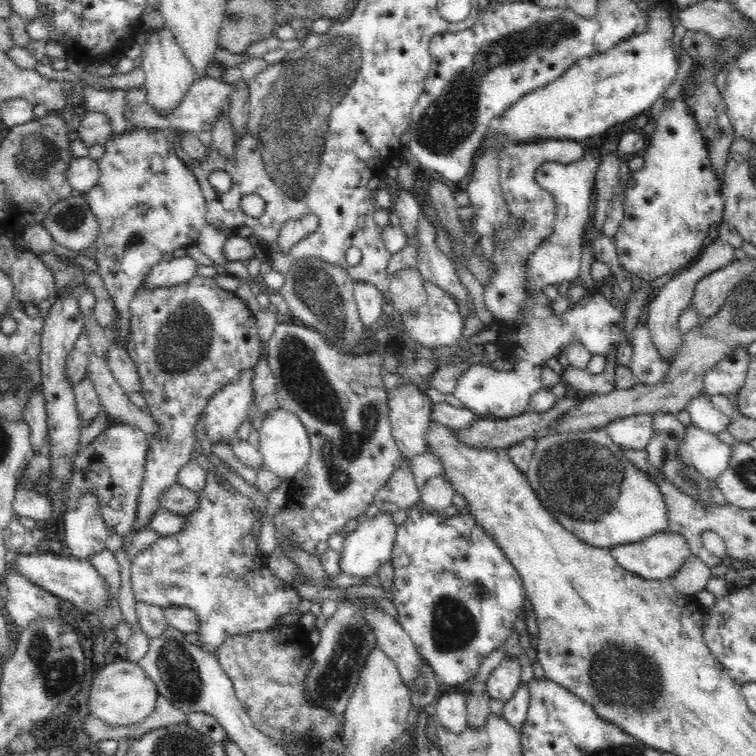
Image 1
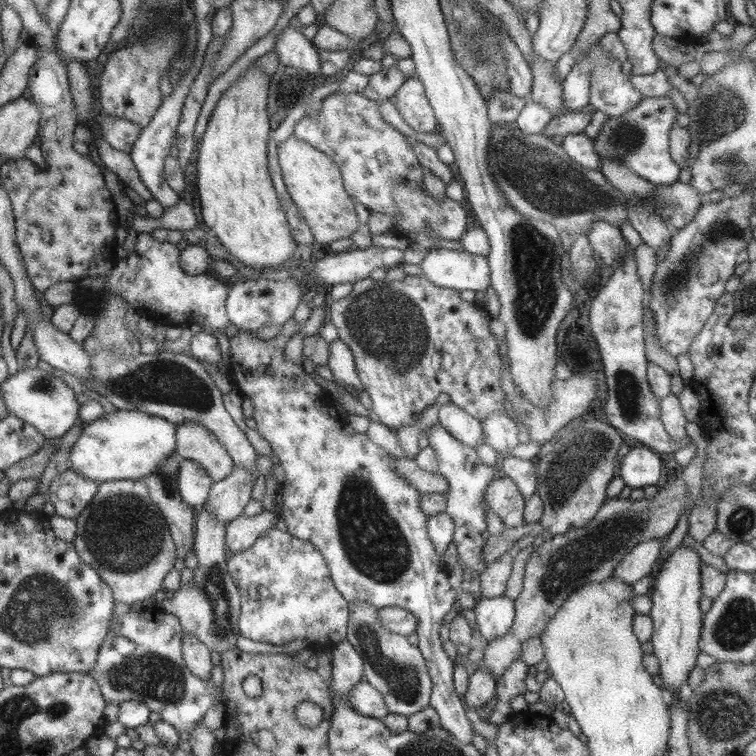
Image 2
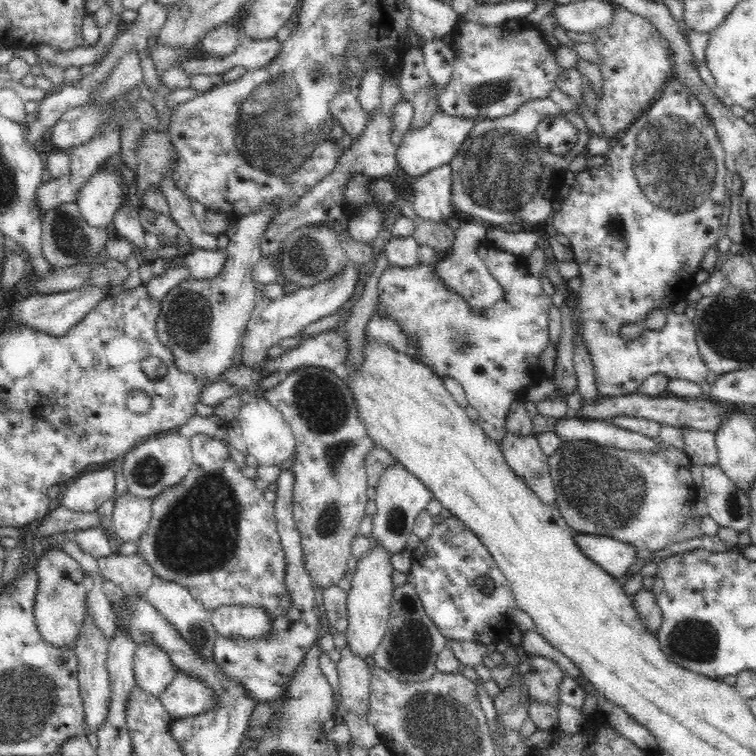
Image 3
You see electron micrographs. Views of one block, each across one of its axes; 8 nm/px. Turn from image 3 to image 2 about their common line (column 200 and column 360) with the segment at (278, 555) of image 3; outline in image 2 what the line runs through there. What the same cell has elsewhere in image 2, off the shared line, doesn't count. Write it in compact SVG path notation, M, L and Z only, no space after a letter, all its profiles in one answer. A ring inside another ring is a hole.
M292 316L272 340L260 340L256 332L250 331L239 332L229 338L231 374L236 377L236 384L240 386L244 399L249 398L254 404L253 418L257 423L257 431L270 443L274 459L286 473L281 488L283 513L279 513L279 516L285 520L288 534L311 542L322 553L331 579L346 602L364 602L376 609L399 606L416 617L417 647L426 659L433 682L429 705L438 713L442 728L451 732L462 745L473 744L475 730L466 706L454 688L455 664L444 651L444 643L440 640L442 621L452 610L456 594L460 591L450 587L449 569L430 540L427 529L429 516L422 510L421 492L412 488L408 480L394 470L395 460L384 448L372 442L366 433L356 433L343 419L330 416L330 398L326 391L305 372L303 364L294 364L292 360L284 358L286 343L300 330L301 326Z

